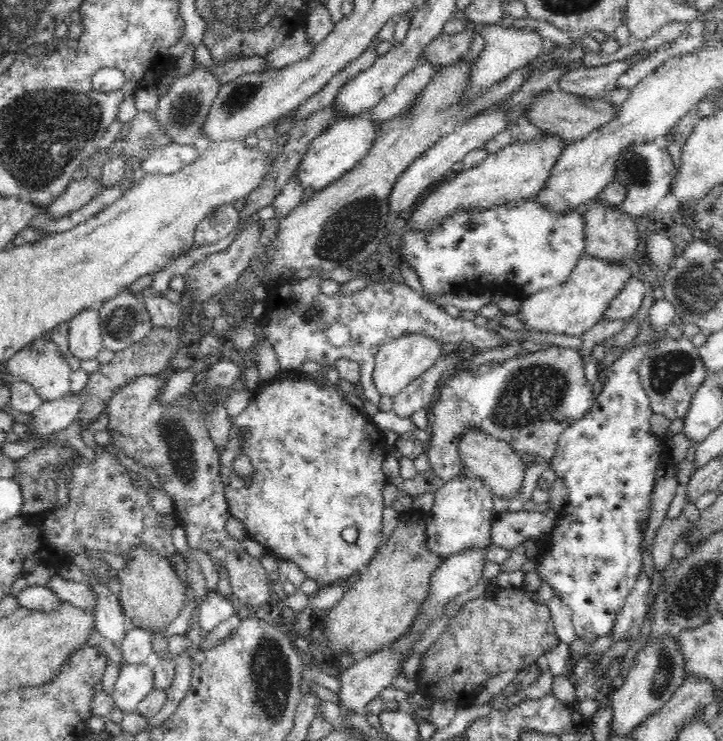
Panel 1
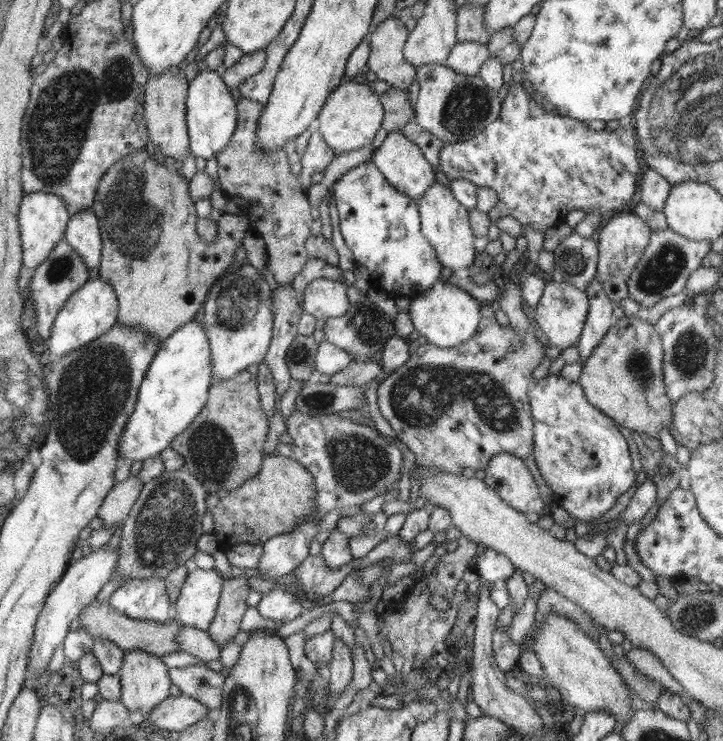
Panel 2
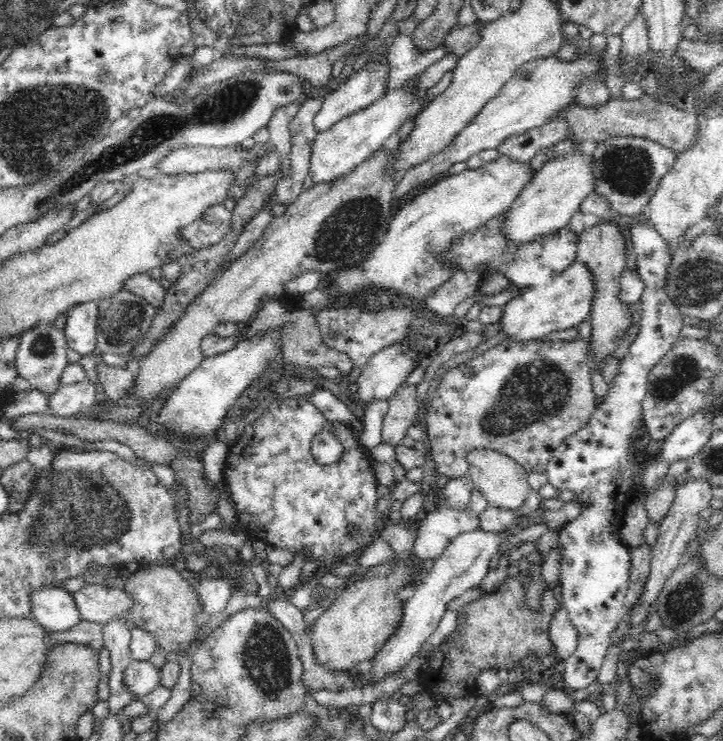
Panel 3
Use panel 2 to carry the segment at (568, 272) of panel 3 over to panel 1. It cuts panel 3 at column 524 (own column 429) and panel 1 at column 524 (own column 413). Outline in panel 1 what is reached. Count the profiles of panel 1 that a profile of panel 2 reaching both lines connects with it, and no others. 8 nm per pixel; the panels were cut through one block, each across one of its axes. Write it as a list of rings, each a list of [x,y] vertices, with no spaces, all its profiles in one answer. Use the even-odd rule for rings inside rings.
[[[584,254],[564,284],[522,297],[517,314],[528,330],[581,336],[604,317],[611,300],[622,292],[624,284],[633,277],[636,266],[631,259],[623,263],[608,263]]]

